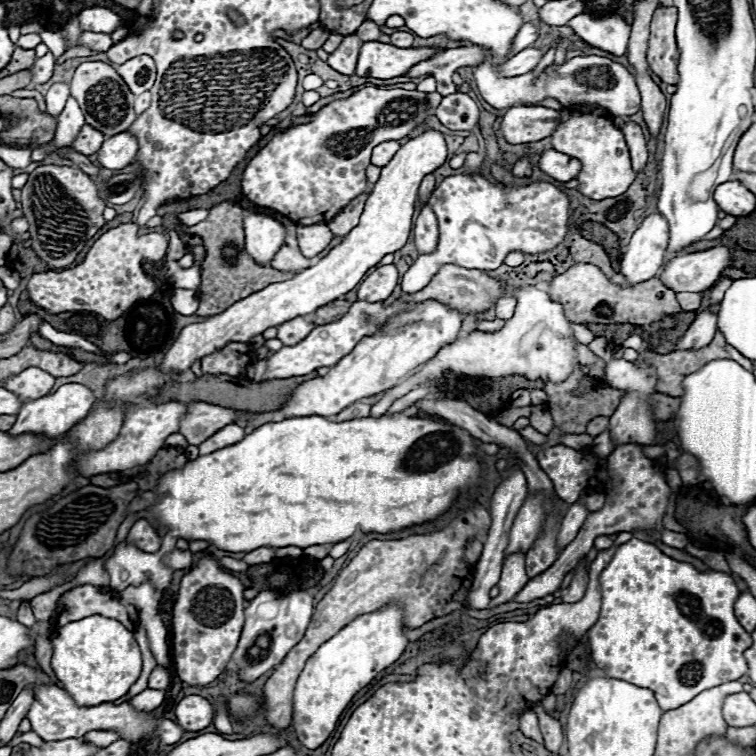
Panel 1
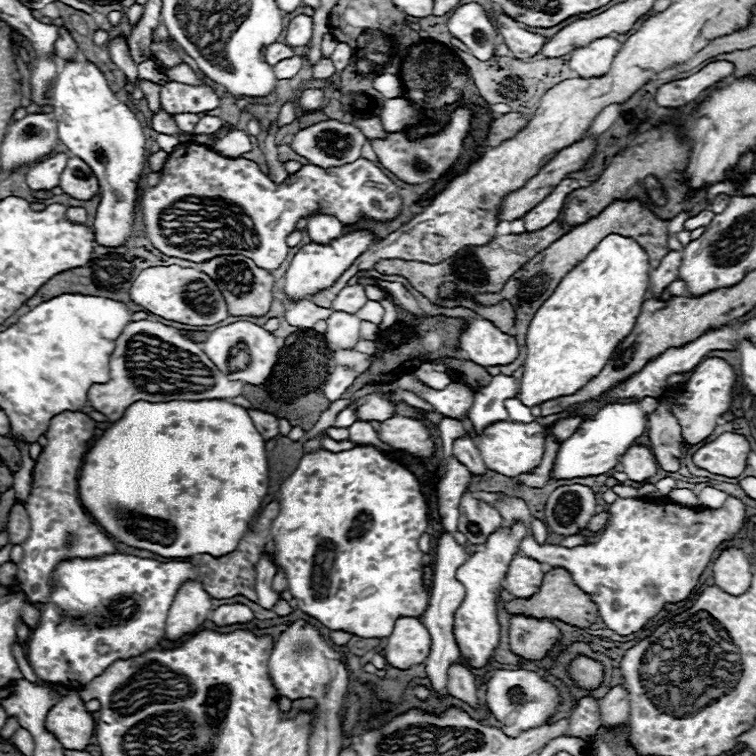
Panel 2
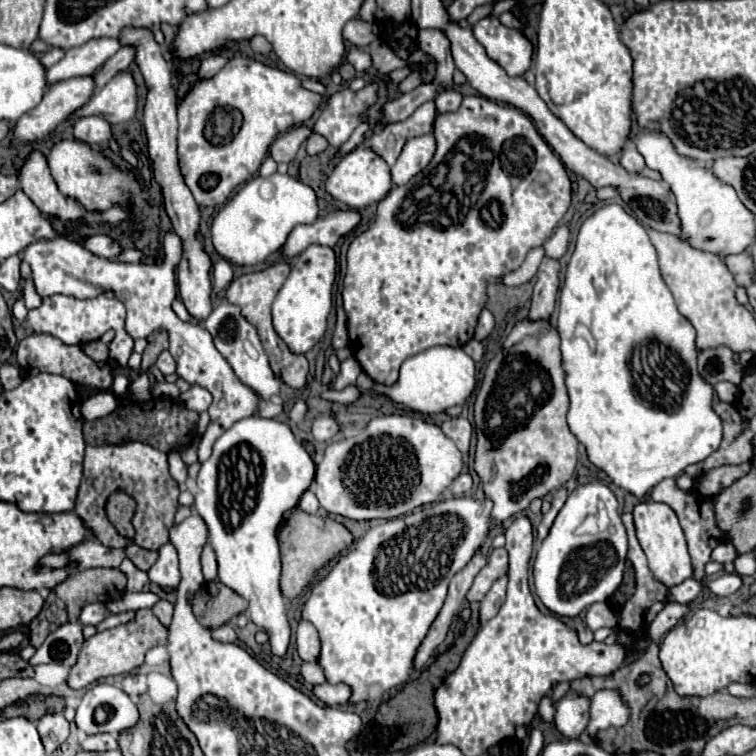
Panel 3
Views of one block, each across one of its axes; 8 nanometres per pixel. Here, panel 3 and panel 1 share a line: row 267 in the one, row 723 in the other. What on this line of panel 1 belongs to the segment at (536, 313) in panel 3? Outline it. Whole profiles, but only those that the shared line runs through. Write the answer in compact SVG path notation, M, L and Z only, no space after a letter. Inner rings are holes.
M542 714L540 716L540 730L542 730L542 736L544 736L544 746L550 752L558 752L558 748L562 746L562 740L564 740L560 722L556 718L548 716L548 714Z

